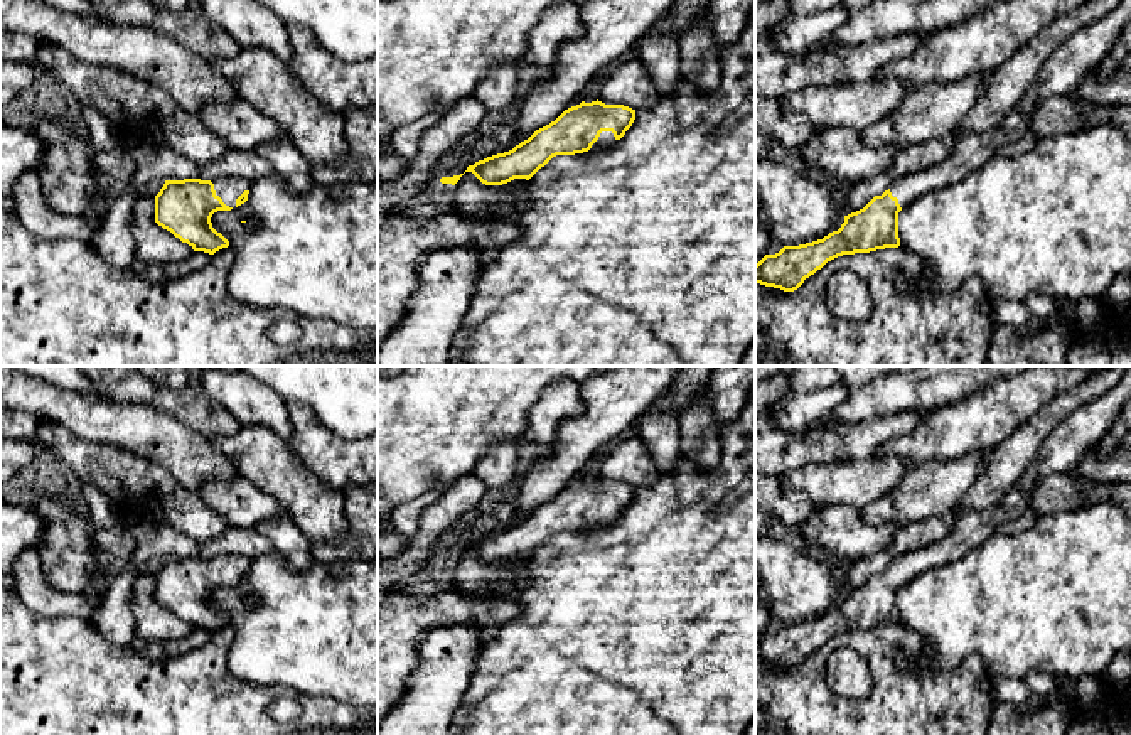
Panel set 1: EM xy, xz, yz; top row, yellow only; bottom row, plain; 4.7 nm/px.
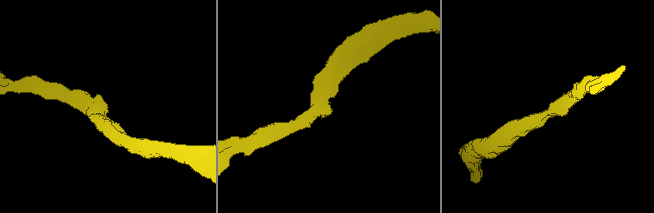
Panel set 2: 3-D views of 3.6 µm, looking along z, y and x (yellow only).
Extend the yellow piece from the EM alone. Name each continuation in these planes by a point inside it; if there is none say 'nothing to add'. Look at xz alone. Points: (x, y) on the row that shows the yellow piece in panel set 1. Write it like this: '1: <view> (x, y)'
1: xz (605, 140)

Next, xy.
1: xy (228, 189)

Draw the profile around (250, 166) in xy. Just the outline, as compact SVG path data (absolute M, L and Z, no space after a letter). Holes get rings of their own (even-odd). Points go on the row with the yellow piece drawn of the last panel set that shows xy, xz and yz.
M229 148L228 155L212 164L199 167L201 180L216 180L219 177L238 177L249 182L271 175L273 165L256 152L241 152Z

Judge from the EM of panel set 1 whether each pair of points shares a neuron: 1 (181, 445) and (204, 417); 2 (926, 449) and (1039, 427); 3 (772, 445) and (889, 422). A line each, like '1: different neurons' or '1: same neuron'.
1: different neurons
2: different neurons
3: same neuron

